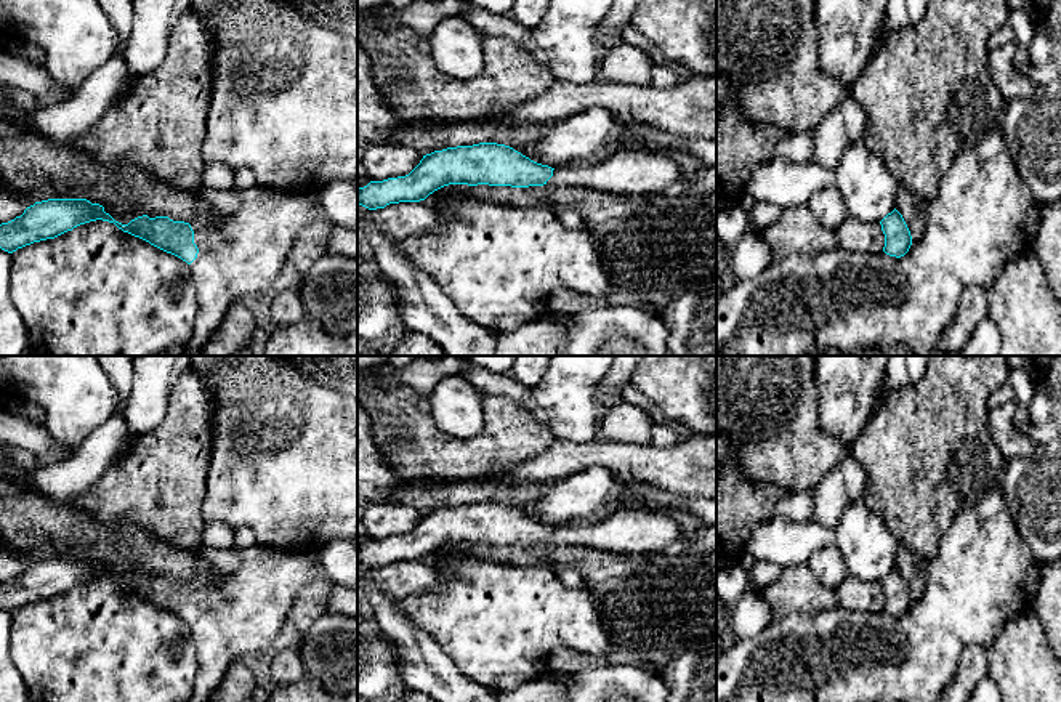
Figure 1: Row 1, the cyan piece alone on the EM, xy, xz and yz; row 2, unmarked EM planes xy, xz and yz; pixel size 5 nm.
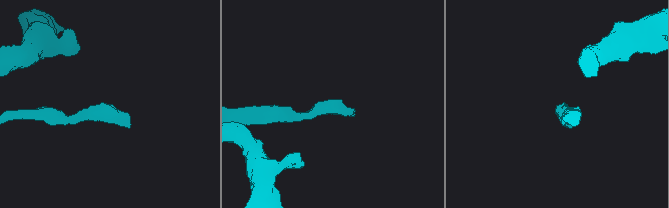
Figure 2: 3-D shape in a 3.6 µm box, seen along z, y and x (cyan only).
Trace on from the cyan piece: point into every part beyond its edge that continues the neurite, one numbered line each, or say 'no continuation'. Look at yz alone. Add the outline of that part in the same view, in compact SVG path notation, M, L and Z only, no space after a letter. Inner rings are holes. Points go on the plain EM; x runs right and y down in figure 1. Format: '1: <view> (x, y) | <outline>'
no continuation

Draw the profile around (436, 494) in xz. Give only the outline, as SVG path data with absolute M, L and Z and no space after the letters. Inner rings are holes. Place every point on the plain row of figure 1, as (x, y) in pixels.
M484 478L439 481L431 479L423 486L410 486L394 492L386 503L412 505L423 514L457 505L473 505L479 502L497 502L513 506L526 516L530 516L527 506L545 492L548 482L502 482Z

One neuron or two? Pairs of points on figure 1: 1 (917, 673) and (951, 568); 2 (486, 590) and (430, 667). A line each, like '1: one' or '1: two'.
1: one
2: two

